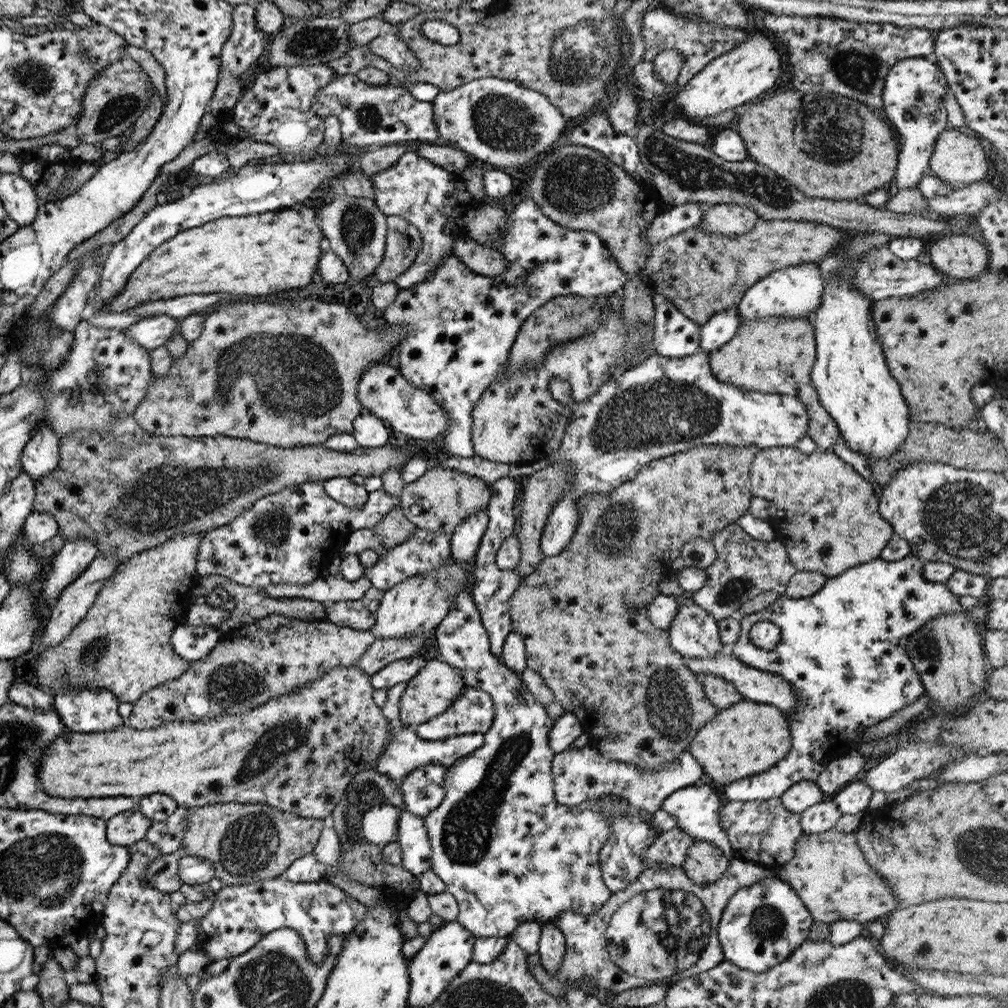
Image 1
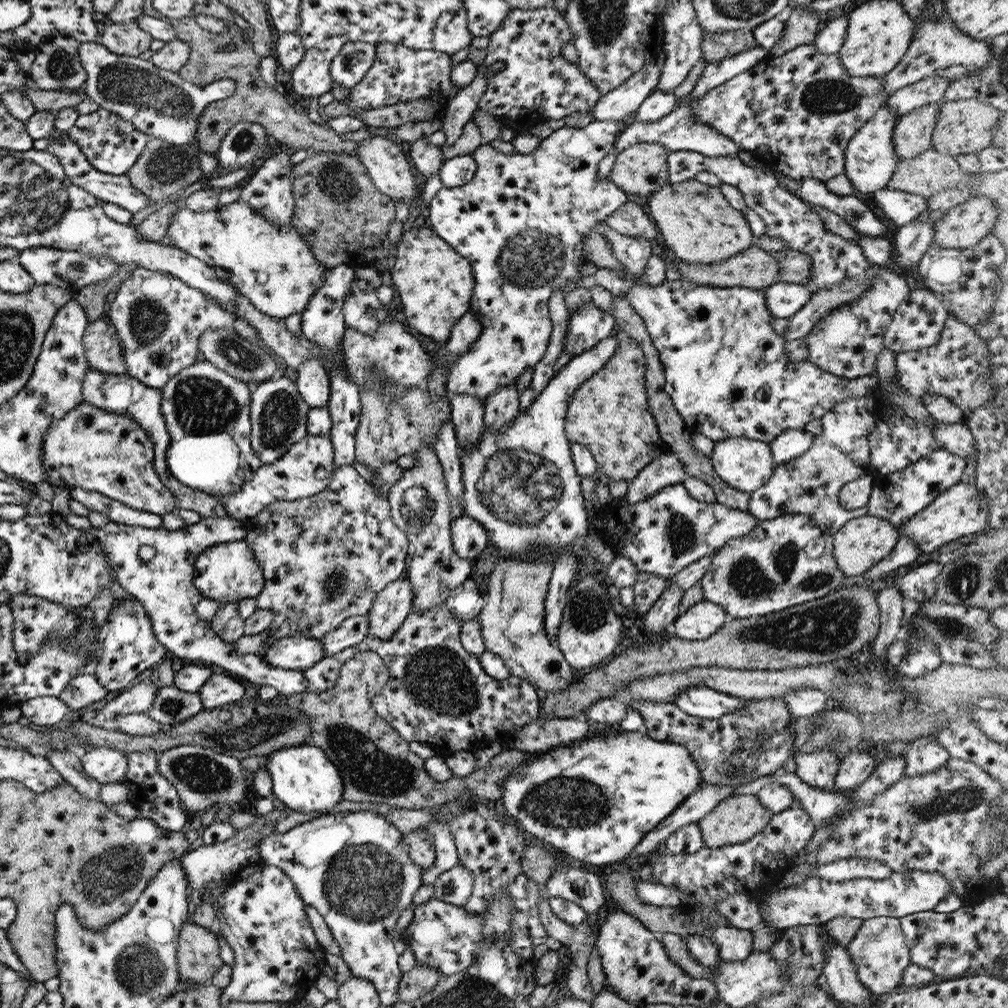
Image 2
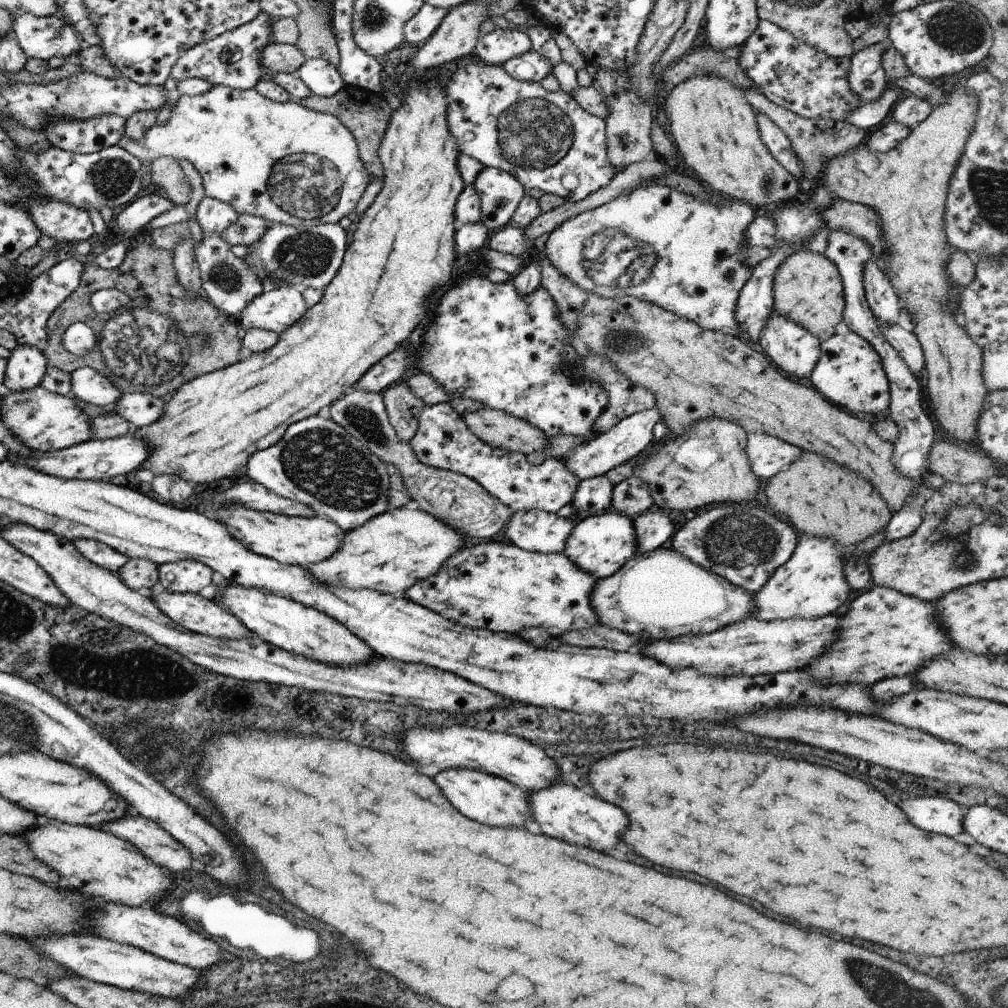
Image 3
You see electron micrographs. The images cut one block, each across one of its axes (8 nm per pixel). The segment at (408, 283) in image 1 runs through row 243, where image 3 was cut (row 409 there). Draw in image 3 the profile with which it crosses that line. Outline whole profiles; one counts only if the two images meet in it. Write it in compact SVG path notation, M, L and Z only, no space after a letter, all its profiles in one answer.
M448 401L423 405L415 434L408 444L421 464L475 480L489 496L512 511L555 513L561 506L571 502L571 496L580 481L563 466L560 459L546 457L535 466L527 462L526 455L521 454L521 451L507 452L505 449L491 448L489 443L483 444L465 428L463 417L451 408Z

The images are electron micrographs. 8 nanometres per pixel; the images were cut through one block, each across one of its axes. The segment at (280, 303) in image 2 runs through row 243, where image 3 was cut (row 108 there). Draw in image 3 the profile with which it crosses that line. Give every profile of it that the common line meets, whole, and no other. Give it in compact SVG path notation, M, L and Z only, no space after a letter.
M212 85L203 94L193 96L180 95L175 104L170 107L170 116L167 118L165 124L161 124L161 126L154 124L139 140L131 140L127 136L122 136L119 139L118 145L135 158L138 158L140 162L149 162L149 160L152 161L159 157L171 157L176 161L187 160L197 170L199 176L201 176L205 196L229 204L238 215L259 216L268 222L293 225L295 227L327 223L335 224L345 216L351 217L357 200L361 198L361 194L365 192L365 188L370 183L369 174L365 172L365 168L363 168L363 164L359 160L355 139L351 136L348 128L345 128L335 116L305 108L297 101L273 102L257 94L253 88L238 91L226 86Z

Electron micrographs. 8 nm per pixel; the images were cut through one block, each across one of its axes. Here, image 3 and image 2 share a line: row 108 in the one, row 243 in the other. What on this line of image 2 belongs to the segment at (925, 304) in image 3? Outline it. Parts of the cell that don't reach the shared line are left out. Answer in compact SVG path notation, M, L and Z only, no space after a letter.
M971 196L932 224L932 244L939 248L969 248L990 233L997 217L998 206L992 200Z

